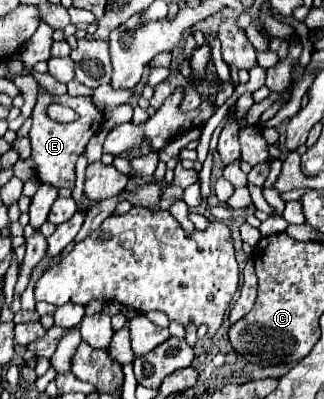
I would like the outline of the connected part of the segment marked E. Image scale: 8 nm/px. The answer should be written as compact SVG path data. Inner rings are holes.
M38 88L38 98L36 106L32 112L32 128L30 128L30 142L32 142L32 160L36 162L36 172L40 182L48 182L56 188L74 188L74 166L78 156L84 152L88 140L100 130L102 126L102 114L100 110L92 104L92 98L74 98L74 96L54 96L46 92L44 88ZM58 102L62 106L68 106L76 110L78 120L72 124L60 124L54 122L46 116L46 106Z

